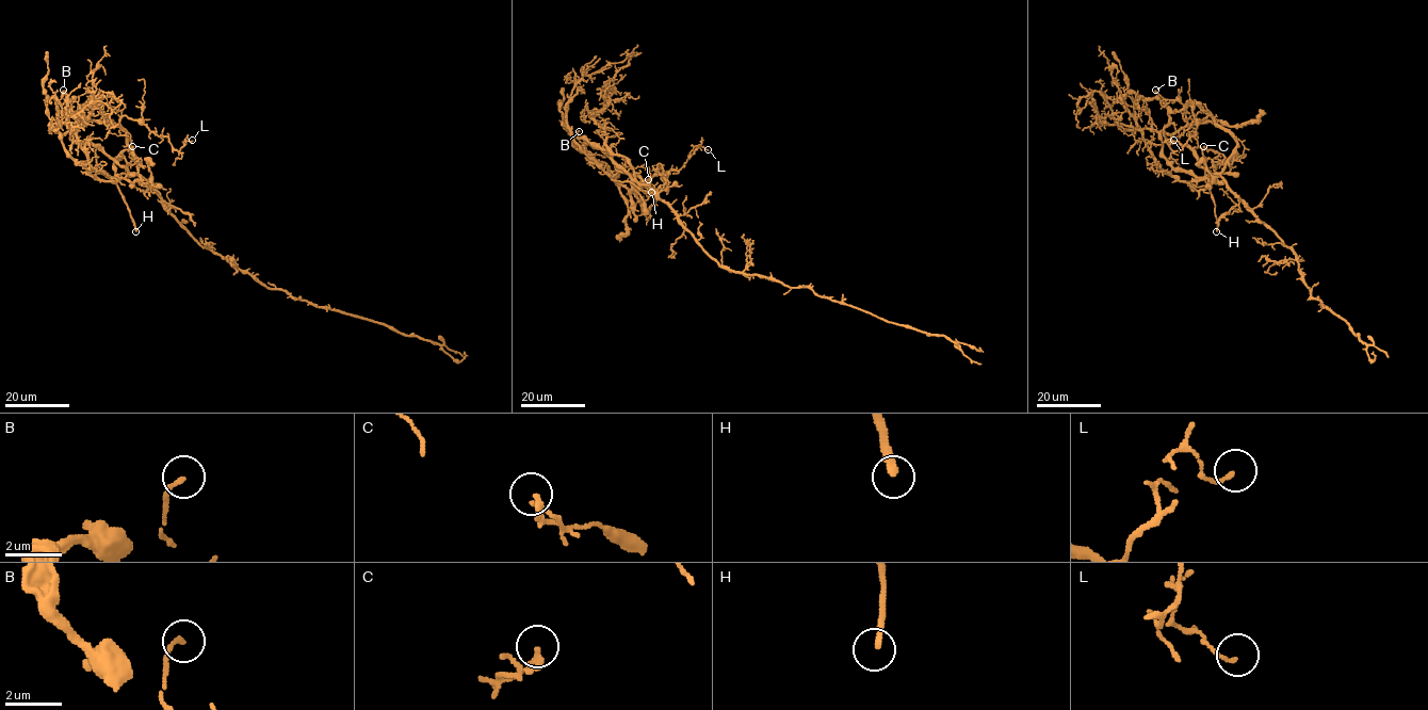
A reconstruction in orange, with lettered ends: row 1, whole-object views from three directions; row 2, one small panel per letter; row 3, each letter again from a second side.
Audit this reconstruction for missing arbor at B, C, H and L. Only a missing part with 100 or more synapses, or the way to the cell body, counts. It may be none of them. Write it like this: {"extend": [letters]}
{"extend": ["H"]}

